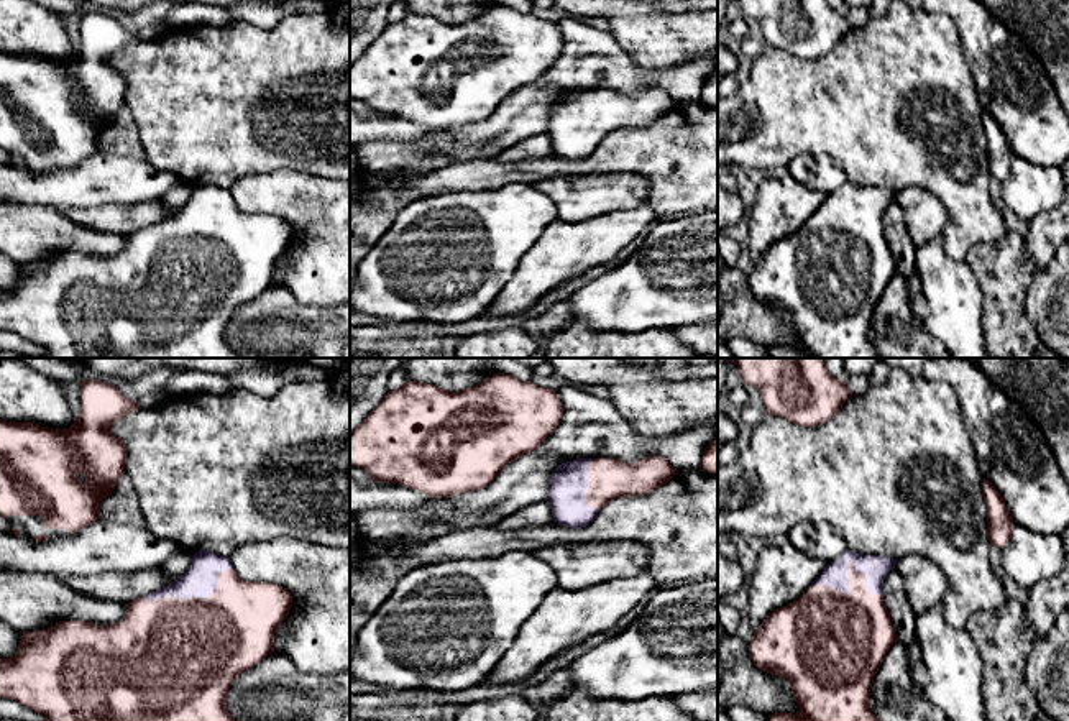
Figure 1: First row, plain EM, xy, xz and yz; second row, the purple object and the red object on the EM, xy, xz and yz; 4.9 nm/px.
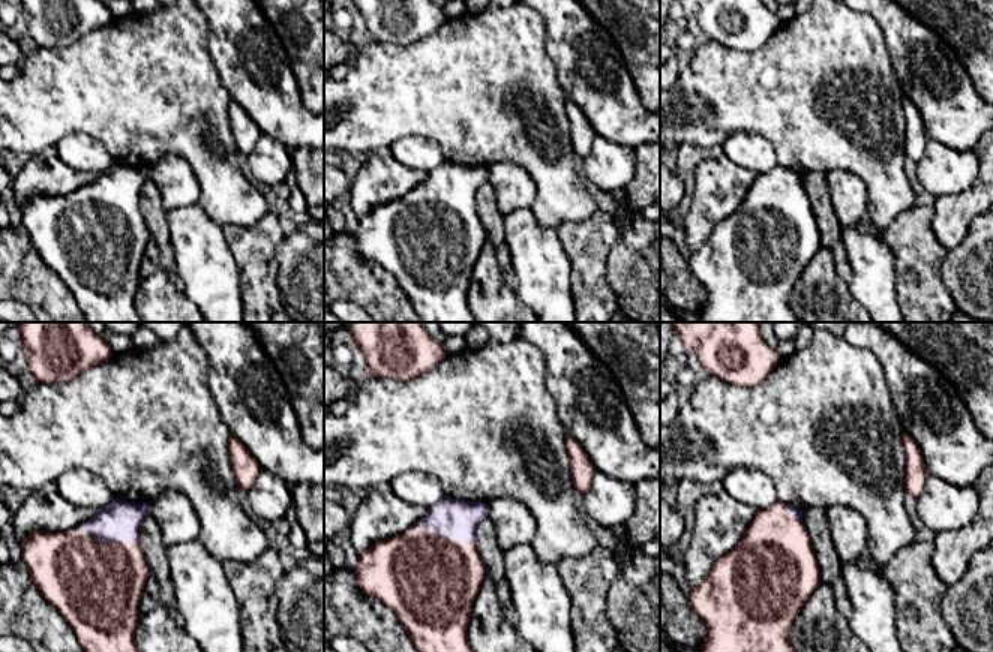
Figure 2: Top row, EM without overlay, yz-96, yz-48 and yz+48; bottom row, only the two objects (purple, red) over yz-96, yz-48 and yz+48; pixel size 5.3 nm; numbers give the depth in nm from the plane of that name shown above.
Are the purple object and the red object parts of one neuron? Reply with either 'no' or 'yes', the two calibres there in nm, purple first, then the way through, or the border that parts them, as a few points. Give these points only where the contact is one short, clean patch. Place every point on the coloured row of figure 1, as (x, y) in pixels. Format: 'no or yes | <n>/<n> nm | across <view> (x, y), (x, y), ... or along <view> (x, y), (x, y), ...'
yes | 130/300 nm

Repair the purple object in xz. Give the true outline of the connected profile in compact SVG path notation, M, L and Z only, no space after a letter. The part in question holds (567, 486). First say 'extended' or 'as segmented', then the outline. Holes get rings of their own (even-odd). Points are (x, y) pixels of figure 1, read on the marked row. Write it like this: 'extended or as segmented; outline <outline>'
extended; outline M662 457L634 463L614 458L576 458L558 465L544 501L550 504L553 522L581 529L616 498L635 498L668 483L678 471Z

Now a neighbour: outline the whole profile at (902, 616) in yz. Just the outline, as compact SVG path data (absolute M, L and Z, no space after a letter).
M897 567L892 568L885 576L882 590L897 641L900 641L903 645L911 644L915 641L916 614L906 599L905 581Z

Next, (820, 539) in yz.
M826 521L798 522L785 535L795 549L826 563L847 550L842 532Z

